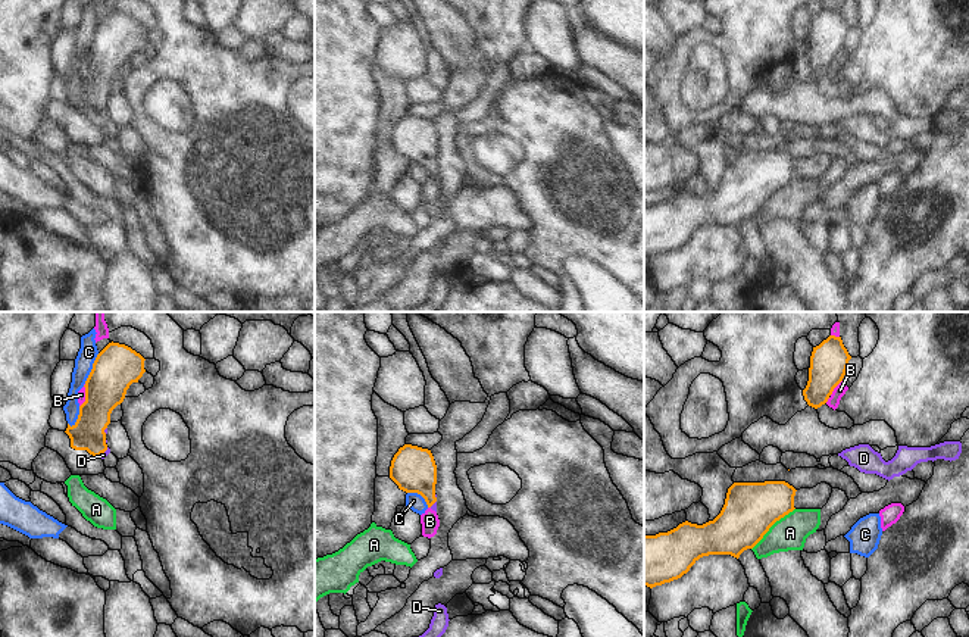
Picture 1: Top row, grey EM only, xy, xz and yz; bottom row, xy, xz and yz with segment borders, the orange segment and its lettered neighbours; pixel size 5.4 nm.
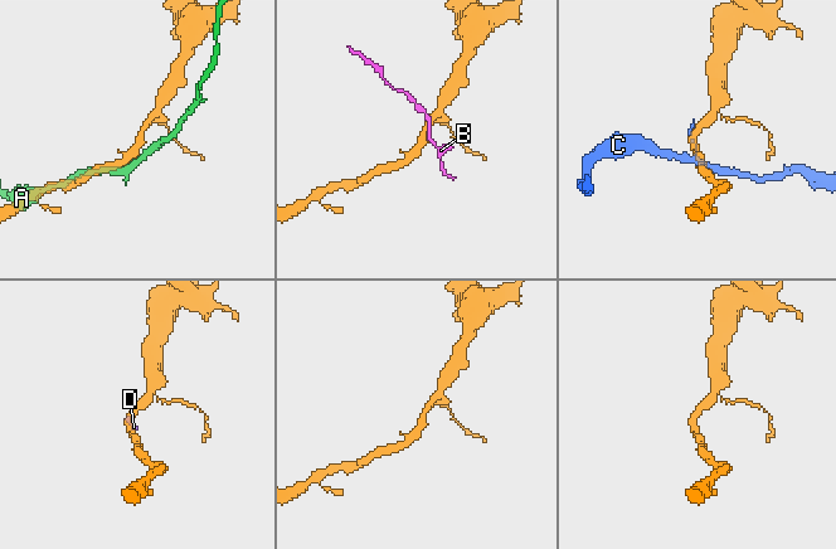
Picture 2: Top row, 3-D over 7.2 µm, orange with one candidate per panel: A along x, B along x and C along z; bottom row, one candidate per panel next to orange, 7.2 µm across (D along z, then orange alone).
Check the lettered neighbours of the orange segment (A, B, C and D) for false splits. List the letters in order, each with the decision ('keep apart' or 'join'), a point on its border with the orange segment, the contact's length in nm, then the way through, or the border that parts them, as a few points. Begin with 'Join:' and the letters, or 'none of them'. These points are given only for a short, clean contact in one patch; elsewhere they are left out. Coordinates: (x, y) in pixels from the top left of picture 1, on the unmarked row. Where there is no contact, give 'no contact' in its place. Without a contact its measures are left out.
Join: D
A: keep apart; meets orange in yz at (771, 196); contact 340 nm long
B: keep apart; meets orange in yz at (835, 56); contact 110 nm long
C: keep apart; meets orange in xy at (93, 38); contact 190 nm long
D: join; meets orange in xy at (102, 122); contact 80 nm long; runs through xy (88, 105), (102, 122), (103, 125)

